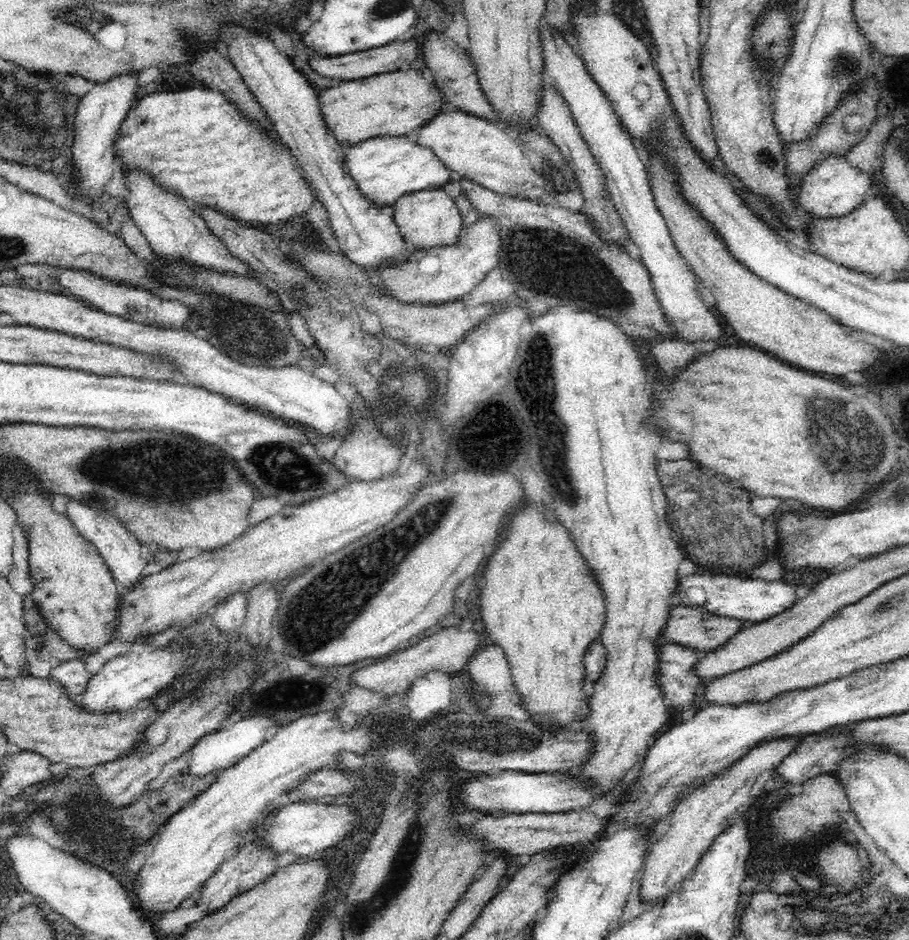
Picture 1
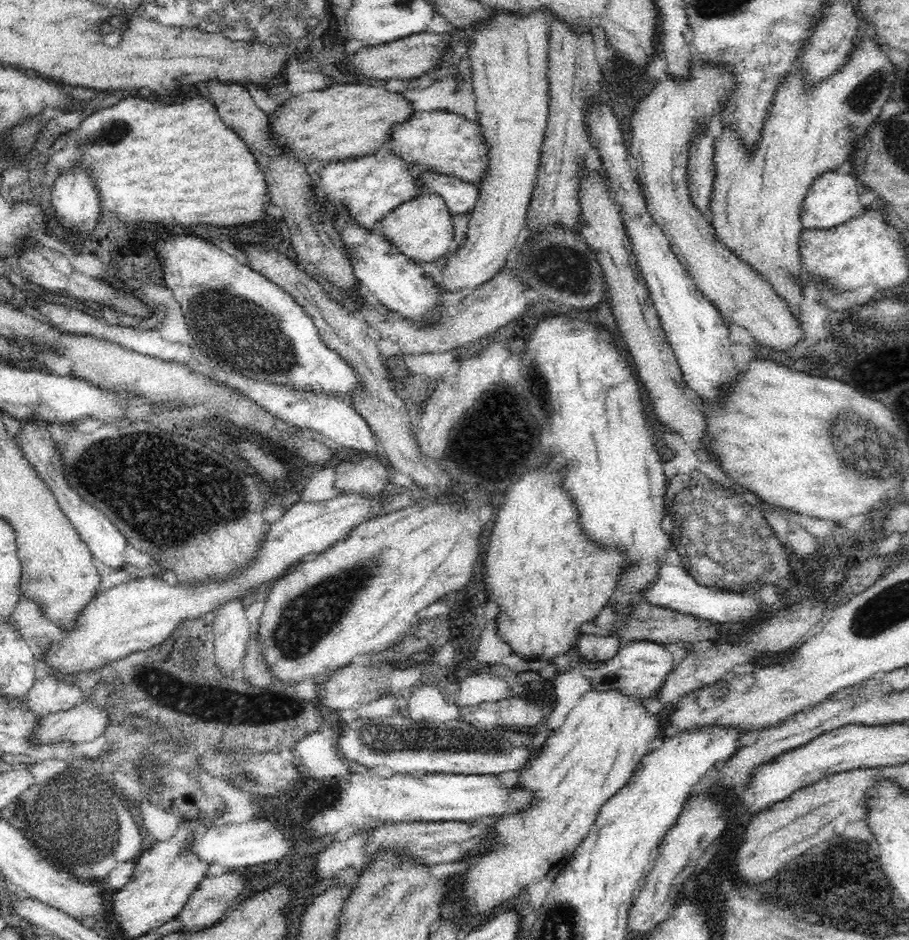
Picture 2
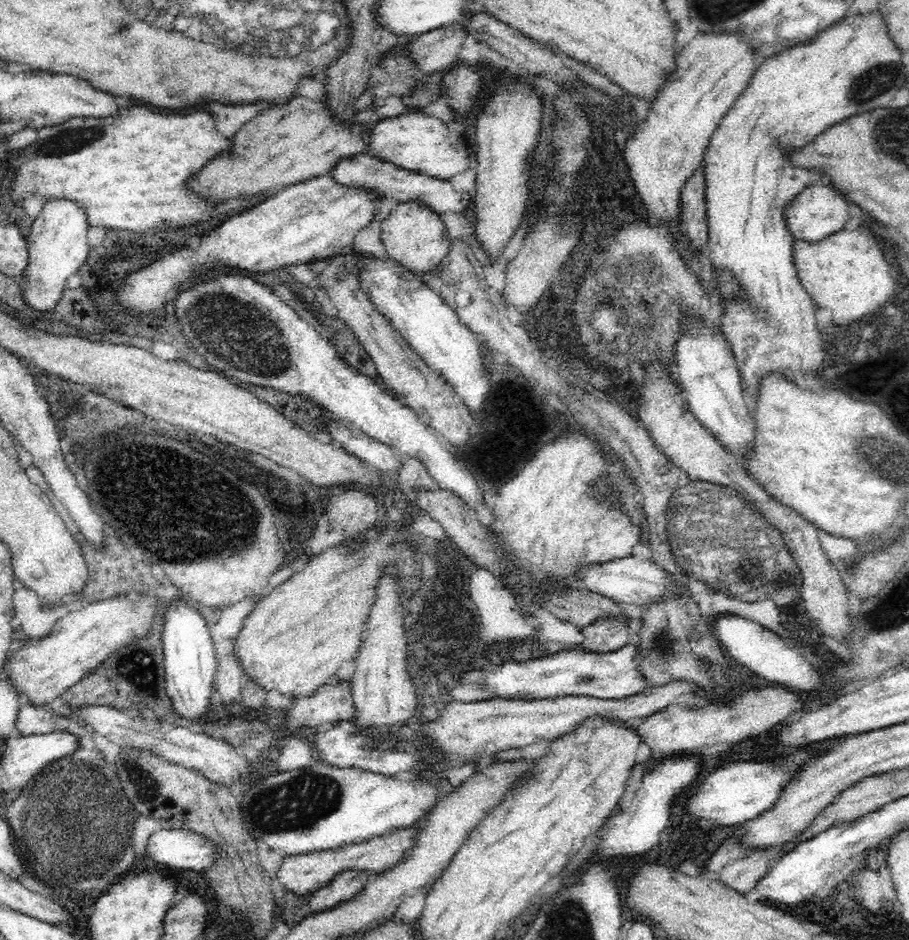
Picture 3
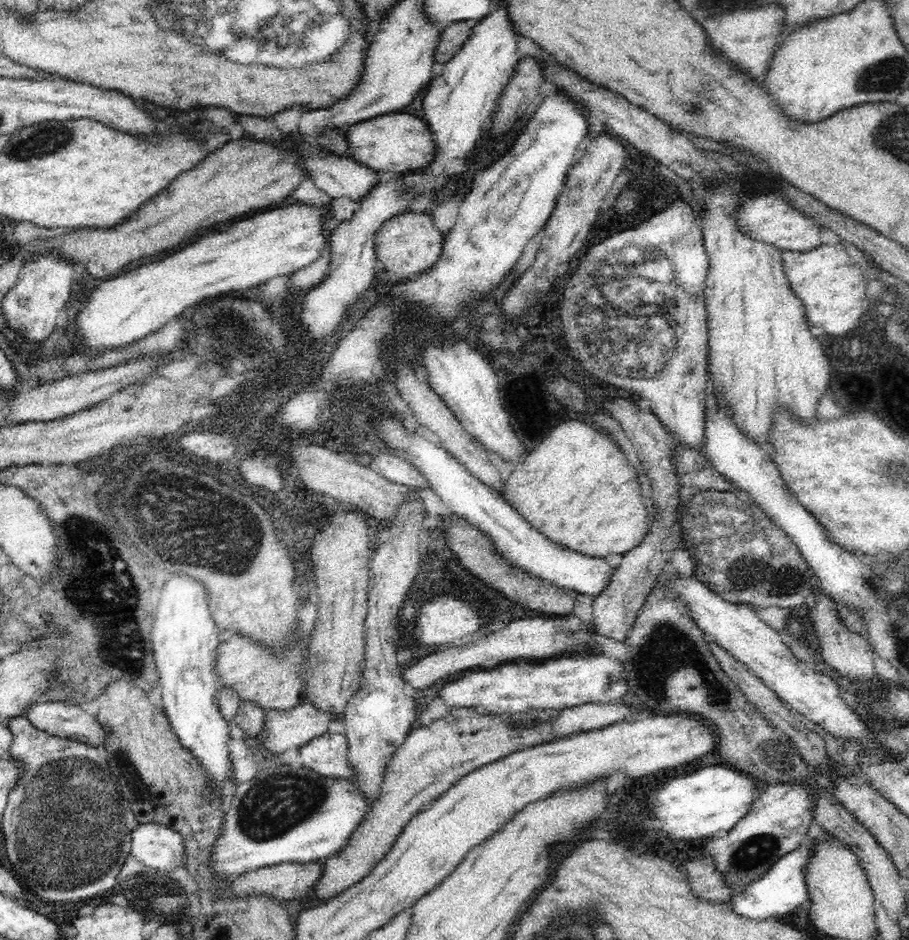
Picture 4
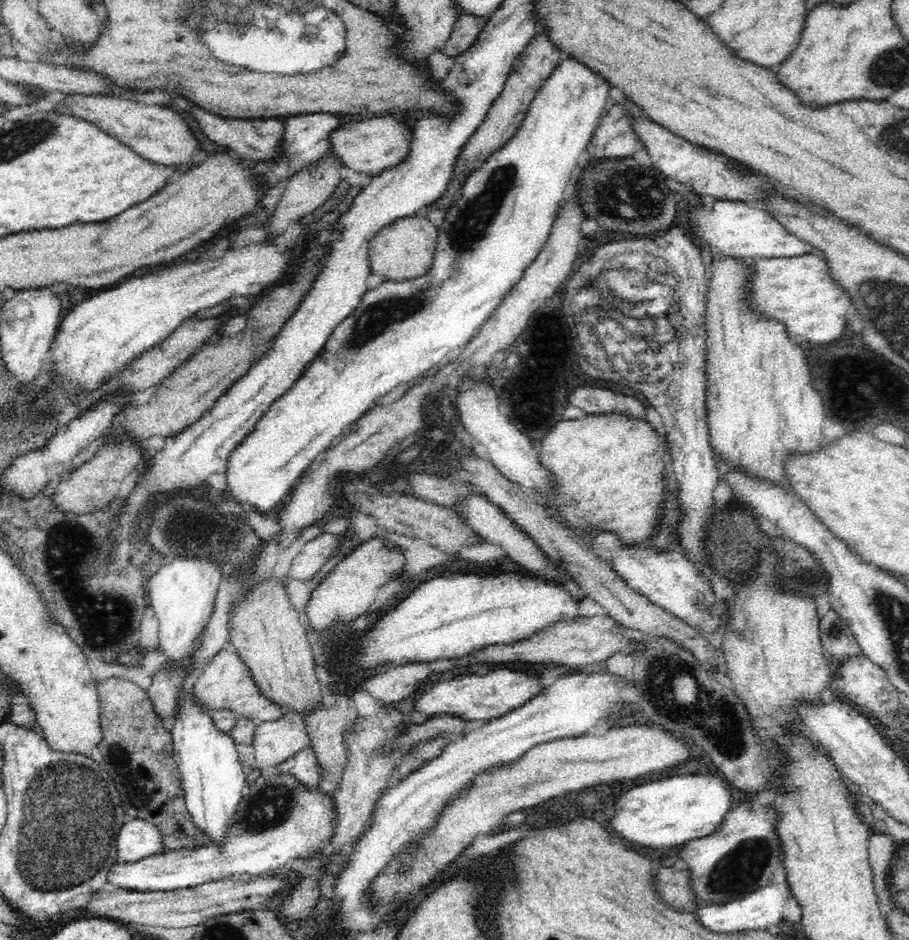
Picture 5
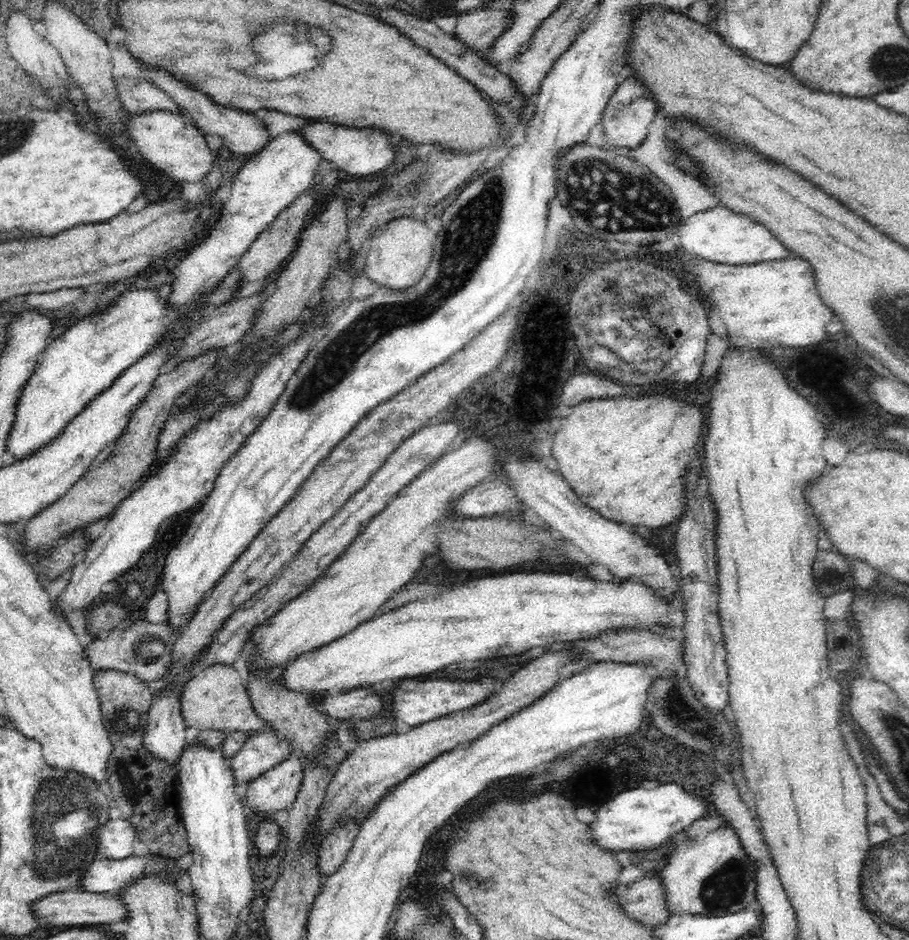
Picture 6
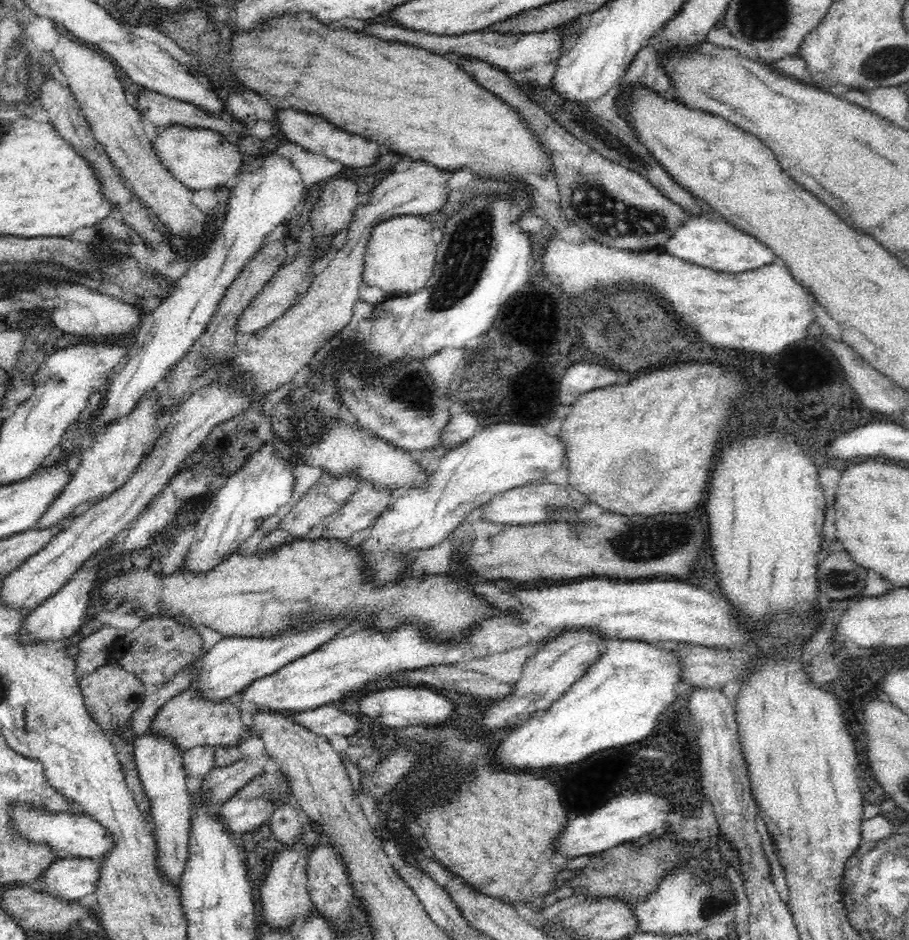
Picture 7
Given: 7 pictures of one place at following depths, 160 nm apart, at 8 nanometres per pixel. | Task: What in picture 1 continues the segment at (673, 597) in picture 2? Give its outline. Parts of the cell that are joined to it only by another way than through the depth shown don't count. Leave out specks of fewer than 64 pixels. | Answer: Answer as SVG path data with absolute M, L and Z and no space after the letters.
M728 575L682 576L677 581L679 589L676 604L704 607L708 612L718 616L760 623L785 613L796 604L796 590L800 586L786 584L786 581L786 577L777 582L766 582L761 579L742 579Z

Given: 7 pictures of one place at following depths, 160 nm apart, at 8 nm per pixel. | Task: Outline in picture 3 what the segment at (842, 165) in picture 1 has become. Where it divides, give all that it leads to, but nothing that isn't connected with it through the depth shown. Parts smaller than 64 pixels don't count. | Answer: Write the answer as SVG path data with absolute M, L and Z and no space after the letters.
M827 183L827 186L807 186L789 206L786 213L786 221L790 234L796 240L805 239L806 242L818 242L843 229L848 222L848 204L844 191L840 191L834 183Z

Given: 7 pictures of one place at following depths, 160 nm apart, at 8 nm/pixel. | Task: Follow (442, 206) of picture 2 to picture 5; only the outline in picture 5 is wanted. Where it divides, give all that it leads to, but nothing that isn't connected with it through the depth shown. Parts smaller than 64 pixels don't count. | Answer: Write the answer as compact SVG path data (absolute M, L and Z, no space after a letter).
M416 214L398 219L385 226L369 244L371 273L382 276L384 281L402 282L418 278L431 269L439 228L425 214Z

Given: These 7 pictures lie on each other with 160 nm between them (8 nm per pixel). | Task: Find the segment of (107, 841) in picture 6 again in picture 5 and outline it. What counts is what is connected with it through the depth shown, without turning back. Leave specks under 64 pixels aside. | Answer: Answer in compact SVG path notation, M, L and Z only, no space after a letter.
M128 820L117 834L117 857L135 863L153 854L166 852L165 836L154 823Z

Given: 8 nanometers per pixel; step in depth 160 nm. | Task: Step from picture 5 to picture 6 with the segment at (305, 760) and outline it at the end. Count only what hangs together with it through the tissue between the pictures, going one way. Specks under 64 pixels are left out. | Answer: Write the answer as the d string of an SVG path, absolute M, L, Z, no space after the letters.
M290 753L278 766L260 774L246 788L246 804L260 816L272 816L295 801L303 779L304 760Z

